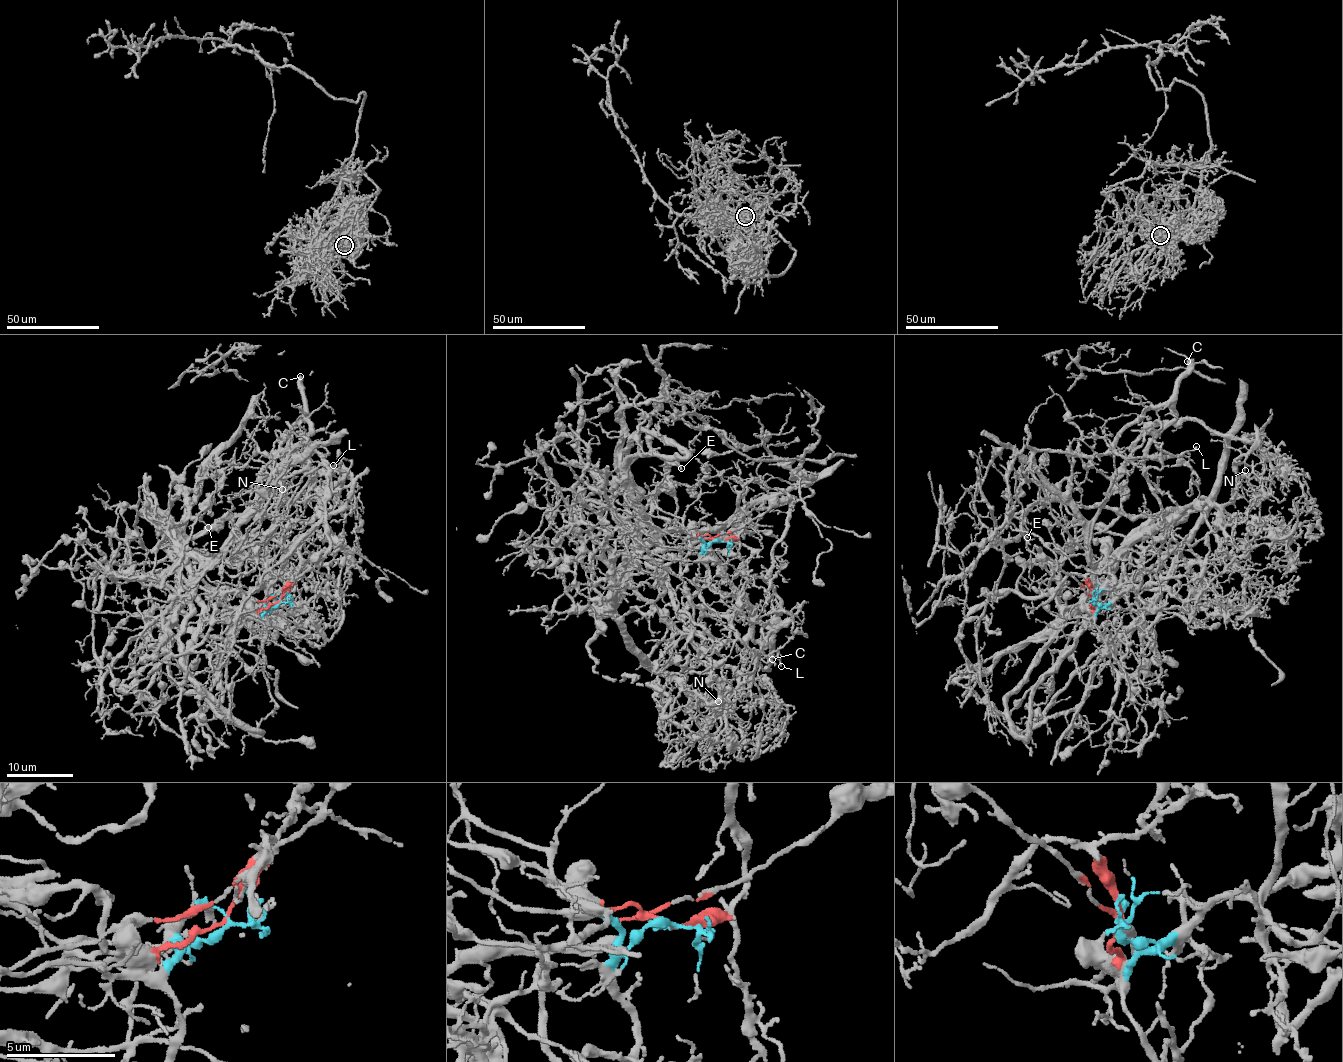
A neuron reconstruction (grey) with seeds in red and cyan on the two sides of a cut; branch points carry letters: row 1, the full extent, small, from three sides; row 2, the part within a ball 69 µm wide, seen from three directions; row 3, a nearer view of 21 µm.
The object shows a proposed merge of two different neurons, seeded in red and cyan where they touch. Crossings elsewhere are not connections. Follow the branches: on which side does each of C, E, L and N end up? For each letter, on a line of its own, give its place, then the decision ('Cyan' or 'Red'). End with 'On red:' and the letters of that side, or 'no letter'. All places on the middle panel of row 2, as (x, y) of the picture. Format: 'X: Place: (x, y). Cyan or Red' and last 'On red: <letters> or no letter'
C: Place: (772, 659). Cyan
E: Place: (681, 468). Red
L: Place: (781, 666). Cyan
N: Place: (718, 701). Red
On red: E, N

